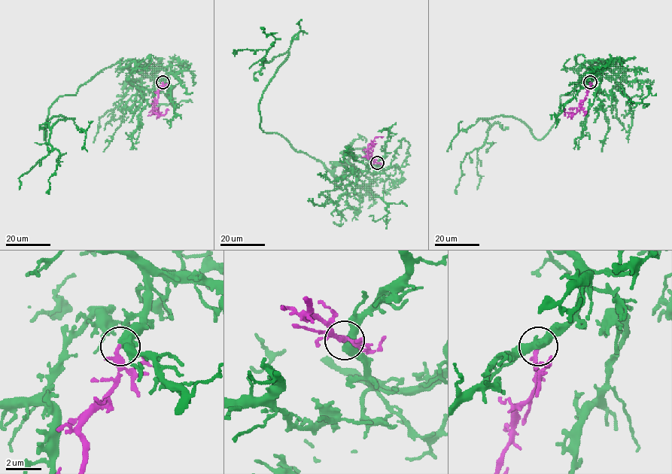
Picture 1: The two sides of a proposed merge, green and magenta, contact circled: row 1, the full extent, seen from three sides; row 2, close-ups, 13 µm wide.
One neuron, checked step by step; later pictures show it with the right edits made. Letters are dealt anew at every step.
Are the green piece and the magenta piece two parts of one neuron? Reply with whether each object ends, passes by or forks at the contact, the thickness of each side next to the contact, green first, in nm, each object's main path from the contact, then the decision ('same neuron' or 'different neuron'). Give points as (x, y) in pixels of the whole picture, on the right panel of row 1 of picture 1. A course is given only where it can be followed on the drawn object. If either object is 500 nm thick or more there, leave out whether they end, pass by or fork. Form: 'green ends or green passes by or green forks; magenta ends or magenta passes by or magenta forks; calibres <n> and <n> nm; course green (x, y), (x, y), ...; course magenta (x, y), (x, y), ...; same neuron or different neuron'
green passes by; magenta passes by; calibres 460 and 180 nm; course green (590, 82), (582, 65), (596, 62), (540, 139), (512, 116), (480, 118), (485, 141), (456, 194); course magenta (590, 82), (590, 88), (581, 108), (576, 113), (567, 112), (564, 115), (564, 110); same neuron

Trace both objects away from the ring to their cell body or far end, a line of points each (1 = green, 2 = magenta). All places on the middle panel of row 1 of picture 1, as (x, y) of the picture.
1: (378, 162), (351, 155), (329, 170), (260, 129), (259, 102), (287, 56), (264, 59), (275, 37), (263, 28)
2: (378, 162), (372, 159), (367, 150), (373, 144), (374, 139), (383, 136)

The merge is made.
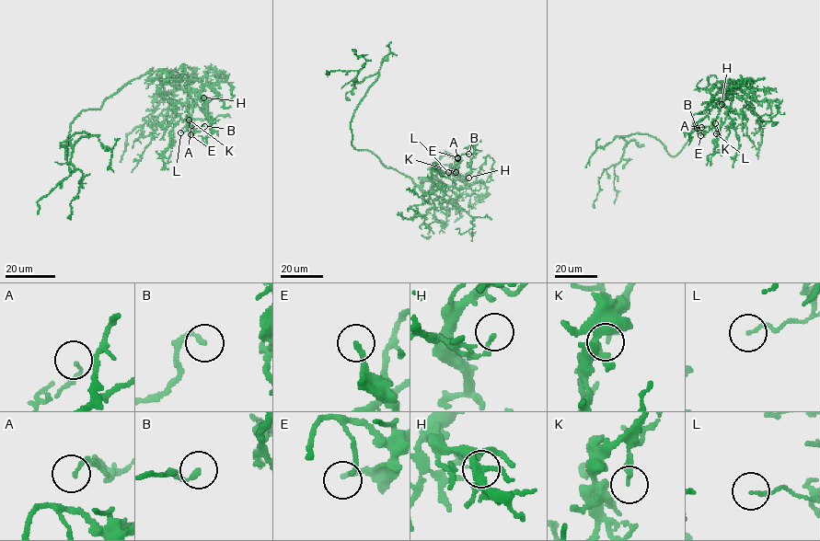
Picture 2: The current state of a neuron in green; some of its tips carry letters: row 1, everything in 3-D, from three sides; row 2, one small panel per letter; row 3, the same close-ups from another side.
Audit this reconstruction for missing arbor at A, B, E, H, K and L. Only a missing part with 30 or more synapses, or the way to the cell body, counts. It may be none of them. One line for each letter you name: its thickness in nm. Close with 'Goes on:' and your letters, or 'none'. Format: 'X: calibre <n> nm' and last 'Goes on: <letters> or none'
Goes on: none

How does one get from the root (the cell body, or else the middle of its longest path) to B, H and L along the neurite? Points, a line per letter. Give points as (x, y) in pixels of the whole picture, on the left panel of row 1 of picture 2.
B: (81, 112), (99, 109), (144, 74), (154, 79), (165, 73), (201, 83), (187, 127), (199, 132), (204, 126)
H: (81, 112), (99, 109), (148, 73), (149, 79), (162, 73), (195, 79), (203, 97)
L: (81, 112), (99, 109), (144, 74), (154, 79), (165, 73), (202, 86), (180, 132)

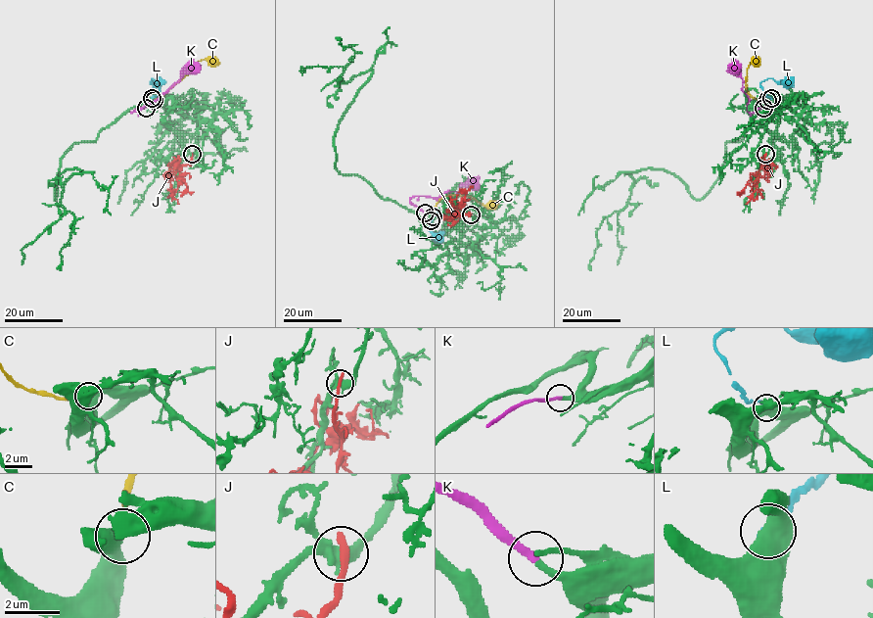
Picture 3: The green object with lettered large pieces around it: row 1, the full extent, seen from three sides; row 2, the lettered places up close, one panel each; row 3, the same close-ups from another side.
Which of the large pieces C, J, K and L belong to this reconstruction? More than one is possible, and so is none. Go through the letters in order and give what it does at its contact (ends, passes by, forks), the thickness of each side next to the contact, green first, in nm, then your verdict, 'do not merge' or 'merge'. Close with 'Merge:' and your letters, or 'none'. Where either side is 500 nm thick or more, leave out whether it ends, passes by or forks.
C: 500/180 nm | do not merge
J: it ends | 340/320 nm | do not merge
K: it ends | 260/260 nm | merge
L: 600/380 nm | do not merge
Merge: K

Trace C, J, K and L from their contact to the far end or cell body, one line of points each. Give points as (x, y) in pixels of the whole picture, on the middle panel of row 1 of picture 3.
C: (433, 216), (436, 204), (447, 196), (471, 196), (486, 206), (498, 203)
J: (471, 214), (460, 214), (451, 201), (457, 195)
K: (426, 213), (411, 202), (413, 197), (438, 198), (448, 191), (459, 191), (464, 183), (480, 189)
L: (431, 220), (437, 213), (436, 210), (431, 224), (432, 230), (441, 237), (441, 242)

